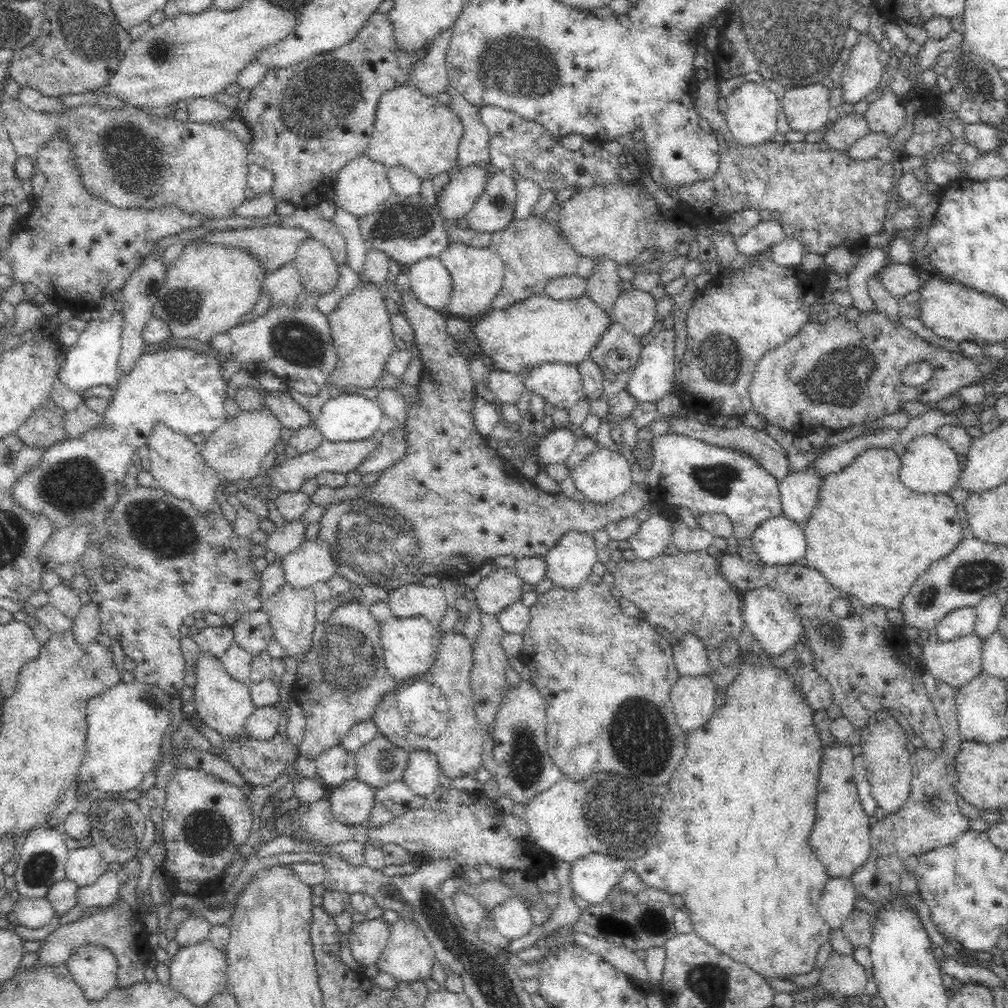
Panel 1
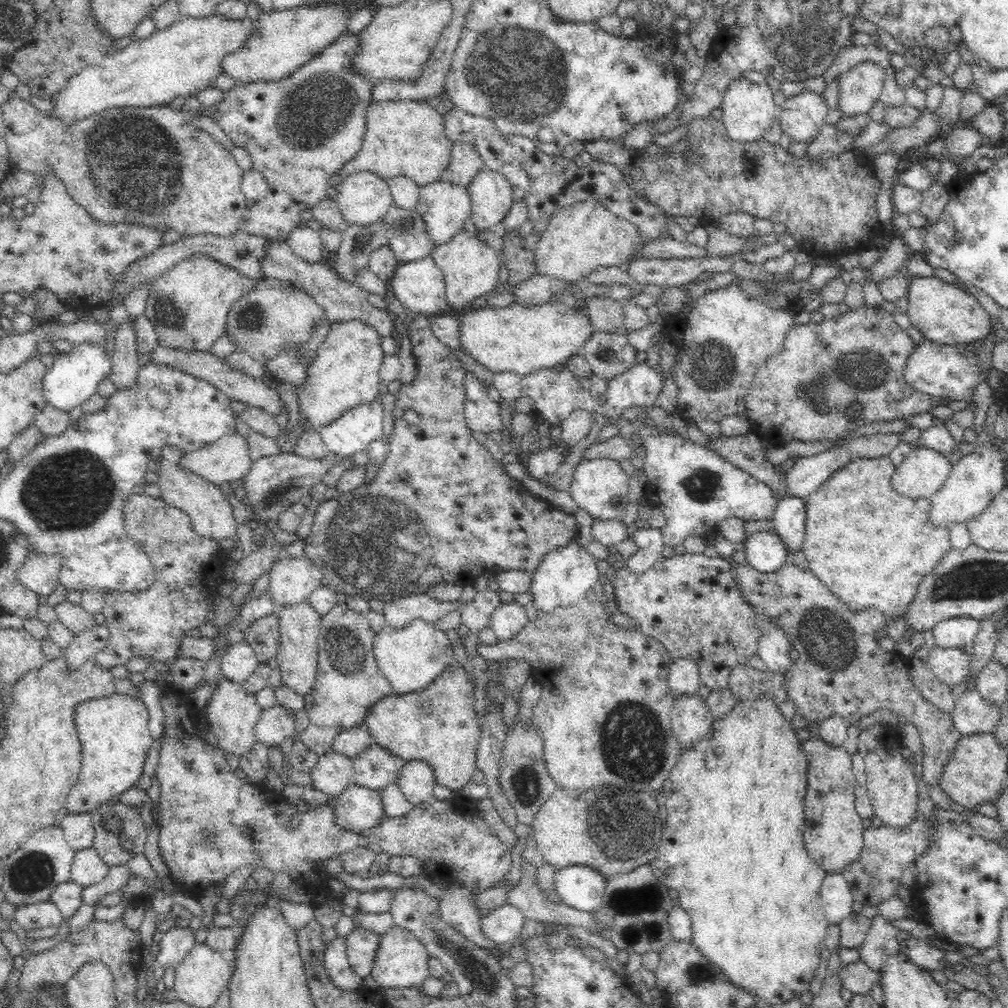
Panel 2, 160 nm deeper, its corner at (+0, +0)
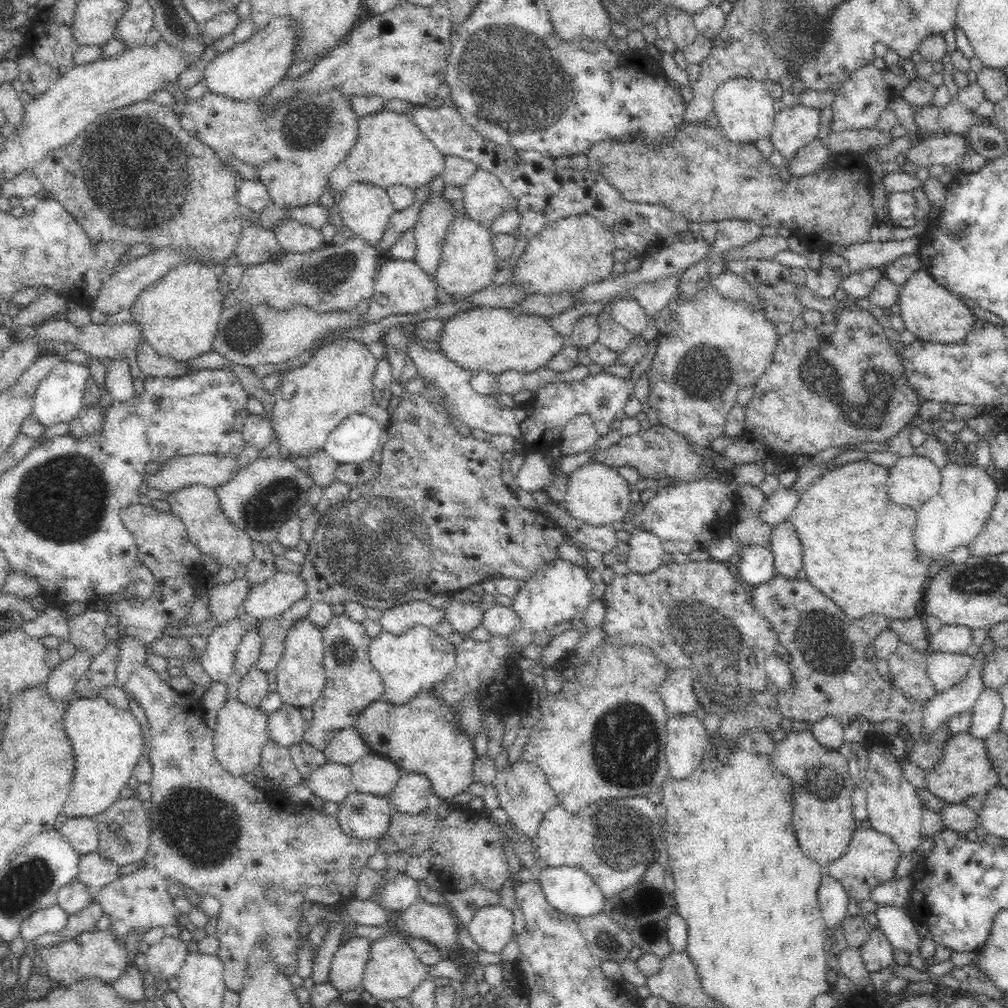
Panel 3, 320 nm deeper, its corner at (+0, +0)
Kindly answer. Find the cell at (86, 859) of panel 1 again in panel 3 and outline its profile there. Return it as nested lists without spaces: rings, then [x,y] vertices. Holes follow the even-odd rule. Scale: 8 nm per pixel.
[[[97,851],[80,855],[78,870],[76,880],[82,882],[91,891],[100,890],[121,876],[119,866]]]

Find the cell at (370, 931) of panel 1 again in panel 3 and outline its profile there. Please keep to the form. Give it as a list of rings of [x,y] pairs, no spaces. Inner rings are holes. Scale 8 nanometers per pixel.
[[[366,938],[348,939],[330,957],[332,960],[328,982],[339,992],[354,990],[361,980],[370,960],[372,942]]]

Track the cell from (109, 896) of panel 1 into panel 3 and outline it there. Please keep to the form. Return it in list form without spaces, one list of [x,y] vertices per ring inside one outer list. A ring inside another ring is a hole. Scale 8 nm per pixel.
[[[121,636],[117,640],[117,647],[119,648],[117,662],[117,676],[115,679],[115,685],[121,688],[126,694],[131,694],[135,700],[137,700],[144,710],[147,721],[149,733],[152,735],[151,749],[148,751],[149,761],[152,765],[151,779],[149,782],[151,790],[151,800],[147,802],[149,808],[149,847],[145,857],[143,858],[143,866],[140,866],[136,872],[132,874],[122,875],[111,884],[106,884],[102,889],[96,890],[98,894],[94,894],[95,900],[101,905],[103,913],[110,916],[110,929],[114,932],[114,935],[125,943],[128,932],[140,931],[148,932],[156,927],[167,927],[169,925],[179,926],[179,911],[174,906],[174,898],[170,896],[170,886],[178,885],[182,887],[188,887],[194,889],[198,895],[209,895],[220,901],[222,906],[217,922],[216,937],[218,937],[218,943],[220,946],[217,951],[217,956],[222,961],[225,968],[225,987],[228,990],[240,991],[244,986],[244,980],[246,980],[246,968],[249,965],[249,957],[253,954],[255,947],[259,941],[264,941],[270,949],[274,950],[276,955],[276,963],[278,963],[279,971],[284,974],[294,974],[297,972],[296,967],[298,965],[298,952],[299,952],[299,939],[302,938],[300,934],[299,925],[303,912],[309,904],[319,903],[328,906],[334,906],[352,896],[355,887],[358,883],[358,877],[366,867],[368,858],[372,856],[378,849],[377,839],[360,840],[356,837],[348,836],[338,824],[337,817],[323,813],[322,811],[316,811],[310,804],[305,802],[293,803],[287,798],[285,792],[280,792],[275,789],[264,790],[257,788],[251,778],[243,778],[240,776],[234,776],[227,770],[222,768],[222,765],[216,760],[213,734],[214,730],[209,728],[204,722],[204,718],[201,716],[203,709],[199,708],[198,702],[192,702],[192,698],[188,696],[188,693],[178,693],[170,684],[164,682],[160,678],[148,663],[148,648],[144,647],[142,643],[132,639],[130,636]]]

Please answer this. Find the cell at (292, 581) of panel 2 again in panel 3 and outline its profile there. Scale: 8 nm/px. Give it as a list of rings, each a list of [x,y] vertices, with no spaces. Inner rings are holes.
[[[277,571],[266,582],[253,585],[242,604],[243,614],[262,622],[290,608],[306,594],[305,582],[296,572]]]

